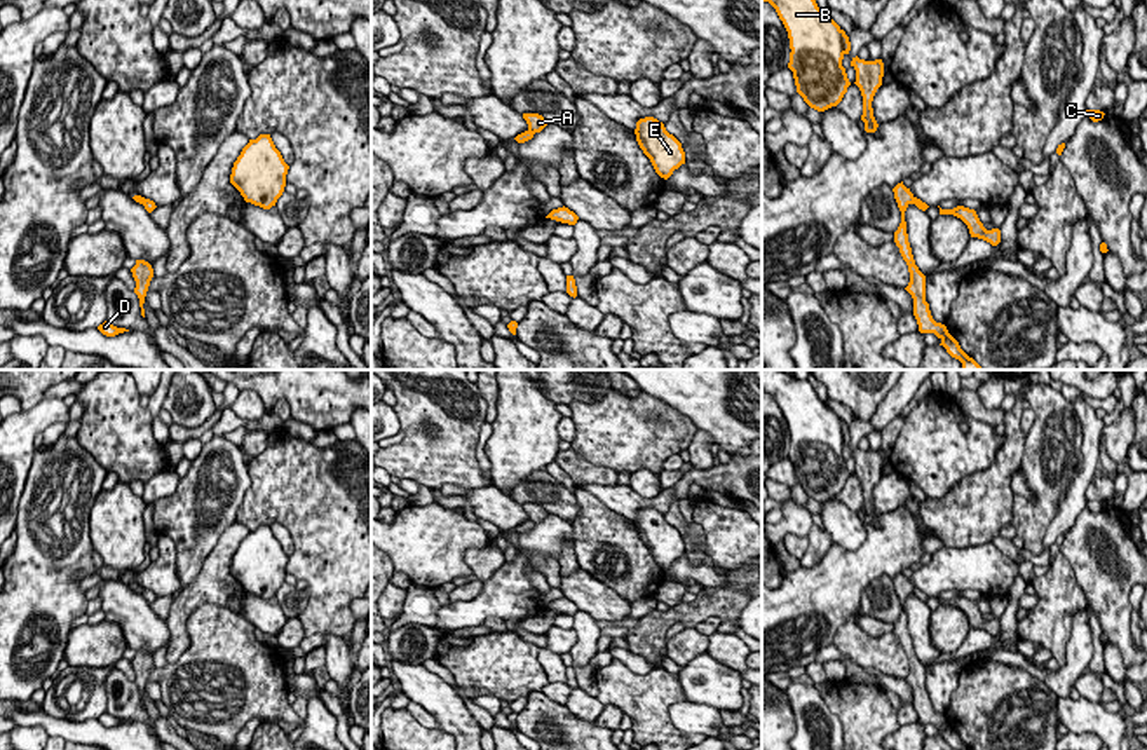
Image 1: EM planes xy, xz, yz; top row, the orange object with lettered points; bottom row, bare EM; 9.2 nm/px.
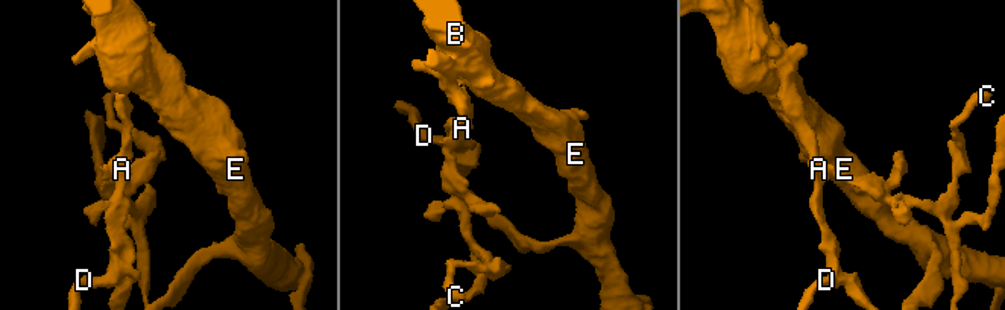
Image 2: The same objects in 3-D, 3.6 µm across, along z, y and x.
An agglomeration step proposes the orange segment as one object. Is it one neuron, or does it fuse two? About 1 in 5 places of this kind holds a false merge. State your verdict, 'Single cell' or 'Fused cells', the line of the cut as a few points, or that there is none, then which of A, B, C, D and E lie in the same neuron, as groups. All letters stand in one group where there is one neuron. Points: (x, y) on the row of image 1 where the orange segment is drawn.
Fused cells. Split along xy (142, 197), (143, 203). Groups: A B D E / C

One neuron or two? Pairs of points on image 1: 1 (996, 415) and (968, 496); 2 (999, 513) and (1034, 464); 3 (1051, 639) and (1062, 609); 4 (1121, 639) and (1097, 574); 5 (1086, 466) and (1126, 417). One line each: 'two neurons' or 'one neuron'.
1: two neurons
2: two neurons
3: one neuron
4: one neuron
5: two neurons

